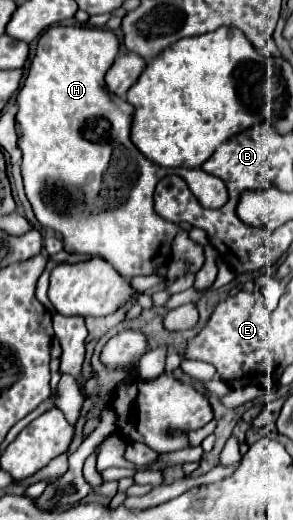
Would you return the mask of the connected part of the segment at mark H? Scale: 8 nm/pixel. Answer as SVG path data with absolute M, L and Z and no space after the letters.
M50 27L40 35L36 55L30 63L28 75L18 91L16 131L22 149L22 179L26 197L34 209L36 219L64 237L64 251L70 255L102 257L114 265L124 277L154 275L171 259L171 243L180 233L176 223L162 219L154 211L156 183L174 173L188 183L188 189L198 195L206 209L222 207L228 201L224 181L204 173L202 169L164 169L152 165L130 139L134 107L106 89L104 77L118 57L120 41L113 31L84 29L84 27Z

